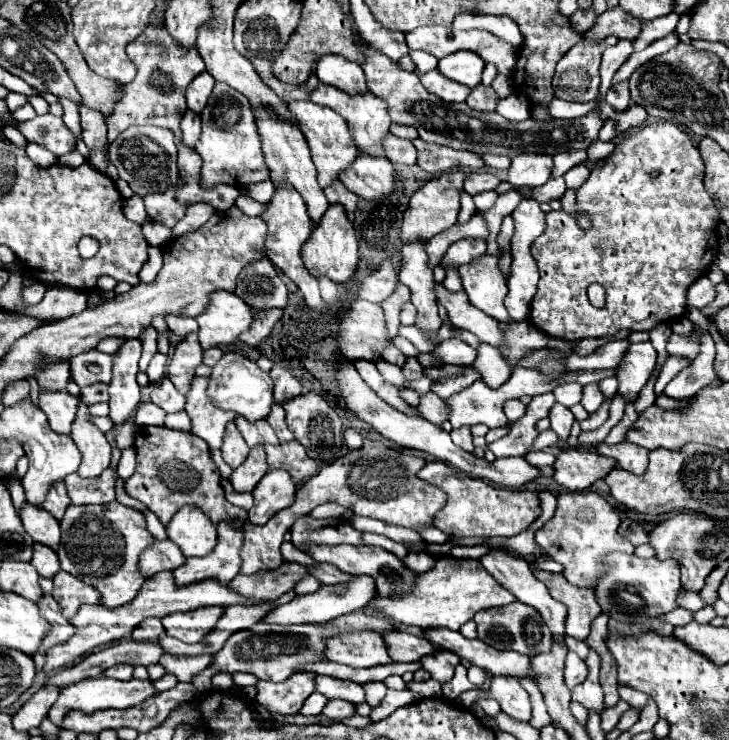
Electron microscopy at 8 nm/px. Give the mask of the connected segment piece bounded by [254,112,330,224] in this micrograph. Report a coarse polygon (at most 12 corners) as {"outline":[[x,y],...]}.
{"outline":[[256,112],[272,182],[292,184],[318,224],[328,204],[304,134]]}

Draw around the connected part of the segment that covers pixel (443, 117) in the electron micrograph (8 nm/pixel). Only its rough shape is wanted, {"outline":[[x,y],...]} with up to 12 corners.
{"outline":[[362,38],[368,90],[424,142],[500,154],[586,150],[600,110],[508,122],[446,104]]}

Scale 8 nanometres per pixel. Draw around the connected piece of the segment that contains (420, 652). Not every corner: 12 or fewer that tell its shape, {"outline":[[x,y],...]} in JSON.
{"outline":[[406,632],[384,634],[394,662],[416,662],[434,648]]}

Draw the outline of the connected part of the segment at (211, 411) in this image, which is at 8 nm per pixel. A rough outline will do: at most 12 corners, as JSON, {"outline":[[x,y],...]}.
{"outline":[[194,376],[186,394],[192,432],[214,450],[236,414],[212,406],[208,378]]}

